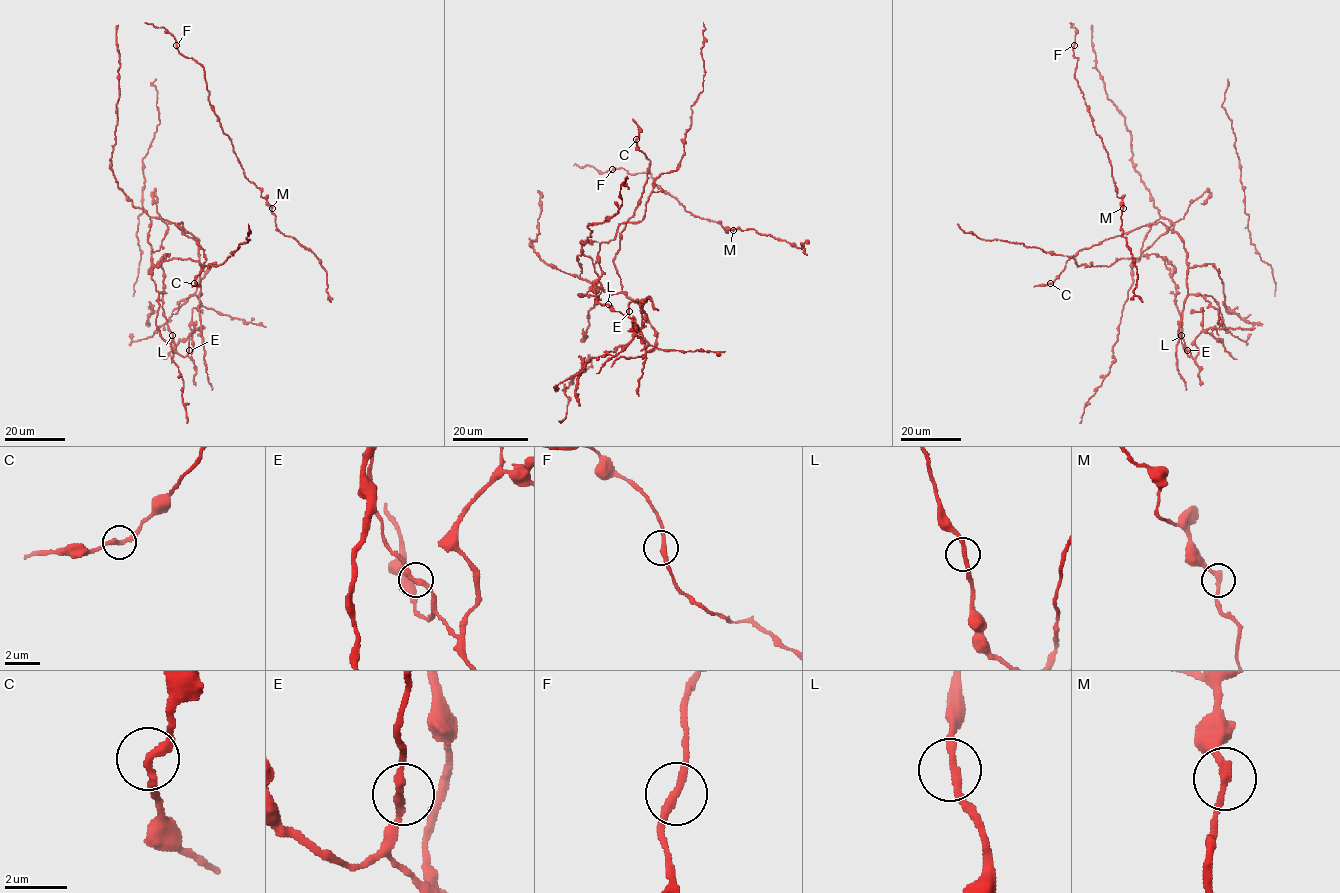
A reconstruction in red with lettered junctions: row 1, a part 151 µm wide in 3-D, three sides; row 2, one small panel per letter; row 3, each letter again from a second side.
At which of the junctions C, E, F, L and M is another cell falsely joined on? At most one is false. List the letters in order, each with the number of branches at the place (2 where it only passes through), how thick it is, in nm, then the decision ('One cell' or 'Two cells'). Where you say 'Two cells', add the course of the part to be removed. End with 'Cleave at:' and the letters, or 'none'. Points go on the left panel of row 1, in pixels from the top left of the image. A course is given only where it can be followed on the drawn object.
C: Branches: 2. Thickness 280 nm. One cell
E: Branches: 2. Thickness 280 nm. One cell
F: Branches: 2. Thickness 260 nm. One cell
L: Branches: 2. Thickness 240 nm. One cell
M: Branches: 2. Thickness 240 nm. One cell
Cleave at: none

